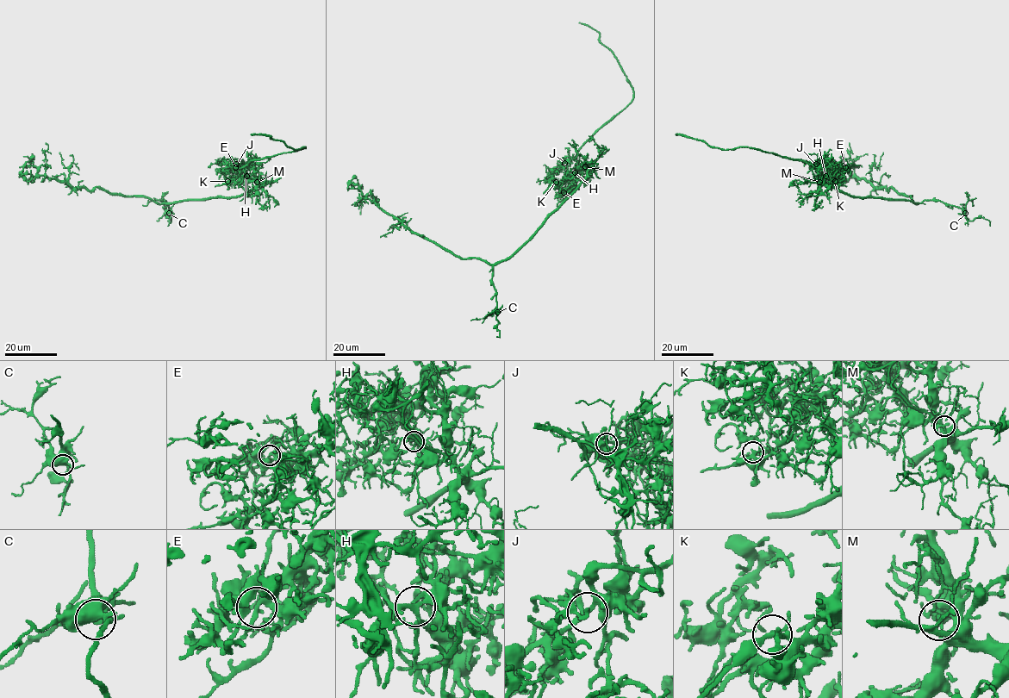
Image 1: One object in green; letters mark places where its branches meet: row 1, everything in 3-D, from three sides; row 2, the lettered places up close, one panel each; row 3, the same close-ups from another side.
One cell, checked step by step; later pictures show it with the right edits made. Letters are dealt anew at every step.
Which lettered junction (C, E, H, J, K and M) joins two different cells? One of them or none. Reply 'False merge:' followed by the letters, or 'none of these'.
False merge: M

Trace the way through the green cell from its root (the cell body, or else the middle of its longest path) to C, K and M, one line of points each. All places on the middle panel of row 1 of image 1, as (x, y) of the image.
C: (546, 219), (511, 256), (493, 266), (492, 282), (495, 291), (497, 312)
K: (546, 219), (584, 179), (586, 171), (577, 168), (566, 179), (556, 182)
M: (546, 219), (584, 179), (585, 166)

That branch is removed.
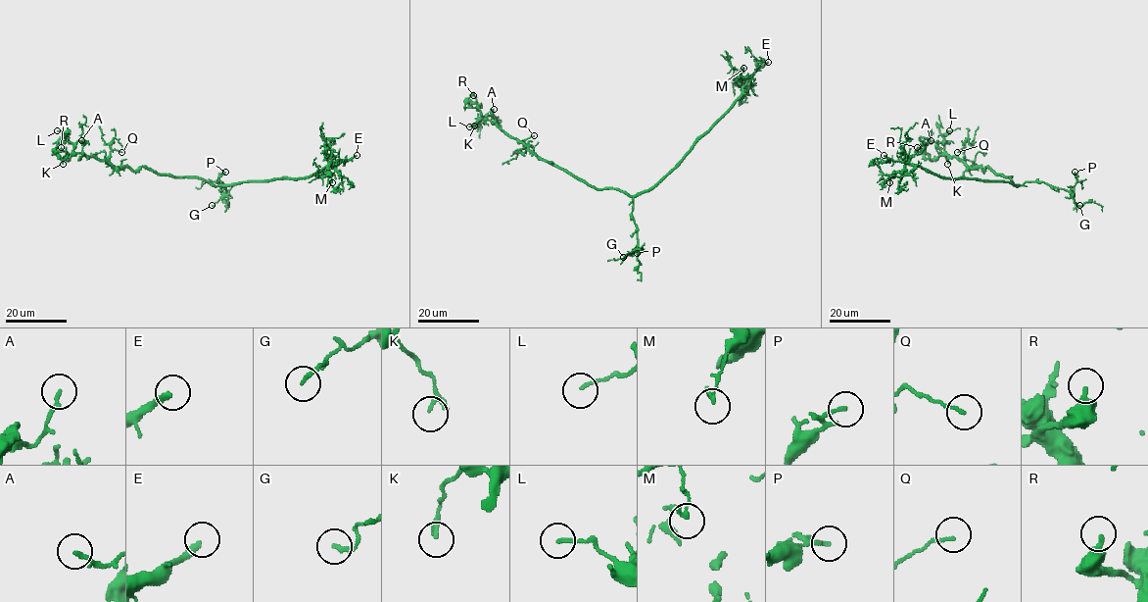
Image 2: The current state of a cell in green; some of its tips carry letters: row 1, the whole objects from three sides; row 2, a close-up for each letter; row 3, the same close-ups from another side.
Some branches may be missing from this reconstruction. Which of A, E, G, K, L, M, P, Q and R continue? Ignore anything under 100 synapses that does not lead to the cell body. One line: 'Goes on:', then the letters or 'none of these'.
Goes on: E

